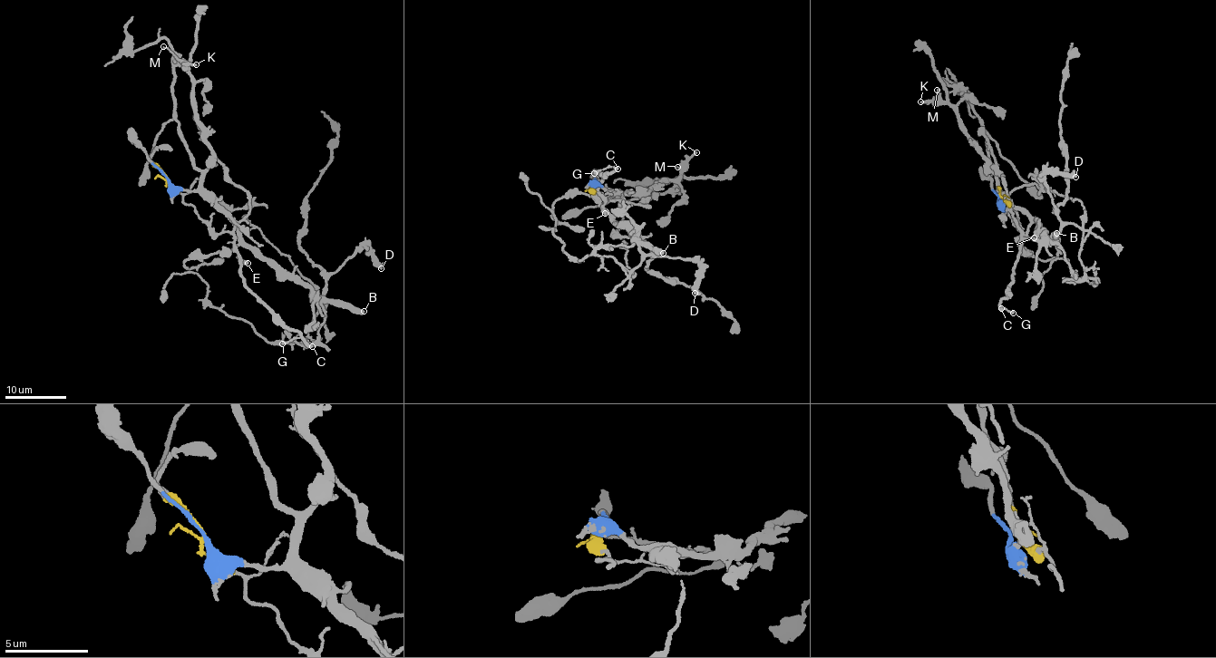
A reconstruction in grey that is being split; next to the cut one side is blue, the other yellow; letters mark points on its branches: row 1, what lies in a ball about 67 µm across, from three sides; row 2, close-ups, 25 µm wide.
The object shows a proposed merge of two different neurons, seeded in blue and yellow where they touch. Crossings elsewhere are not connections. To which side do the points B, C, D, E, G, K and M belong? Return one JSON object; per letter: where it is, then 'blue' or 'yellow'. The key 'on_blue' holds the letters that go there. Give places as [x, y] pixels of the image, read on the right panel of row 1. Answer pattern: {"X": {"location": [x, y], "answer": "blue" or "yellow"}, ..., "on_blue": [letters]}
{"B": {"location": [1056, 233], "answer": "blue"}, "C": {"location": [1001, 308], "answer": "yellow"}, "D": {"location": [1075, 177], "answer": "blue"}, "E": {"location": [1034, 237], "answer": "yellow"}, "G": {"location": [1013, 313], "answer": "yellow"}, "K": {"location": [920, 101], "answer": "blue"}, "M": {"location": [937, 90], "answer": "blue"}, "on_blue": ["B", "D", "K", "M"]}

